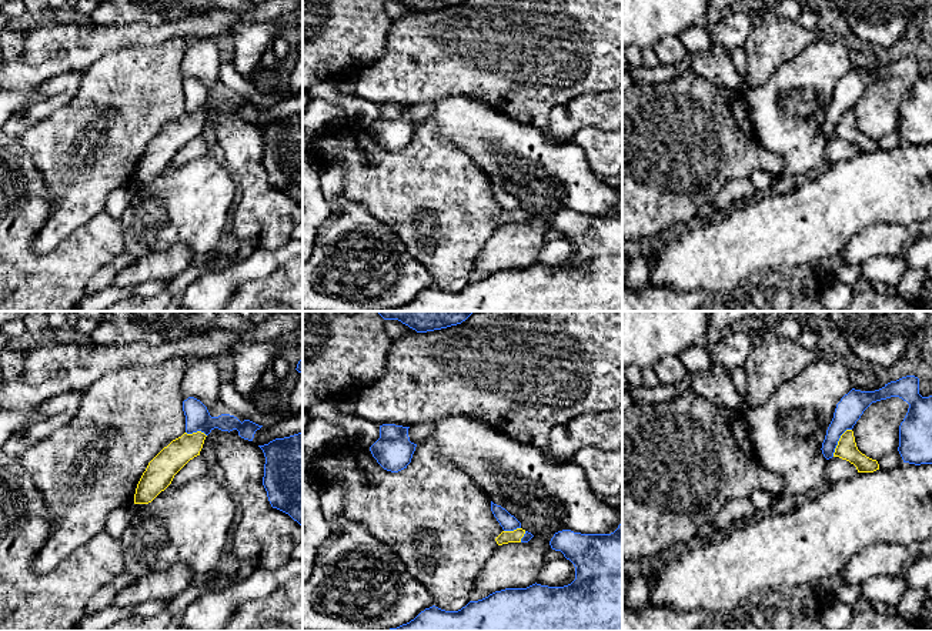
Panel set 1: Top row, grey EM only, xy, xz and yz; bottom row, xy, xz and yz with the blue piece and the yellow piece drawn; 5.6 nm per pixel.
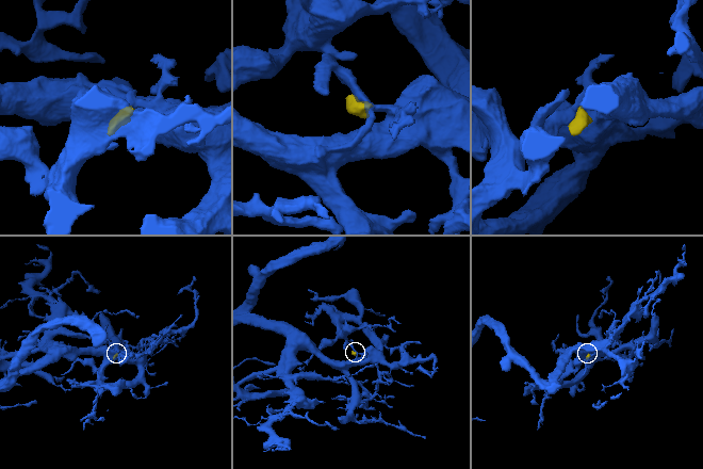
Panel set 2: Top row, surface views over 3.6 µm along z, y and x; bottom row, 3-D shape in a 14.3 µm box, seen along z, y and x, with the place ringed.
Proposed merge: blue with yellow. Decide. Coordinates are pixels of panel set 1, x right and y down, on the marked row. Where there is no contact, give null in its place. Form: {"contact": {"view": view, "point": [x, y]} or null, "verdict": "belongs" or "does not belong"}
{"contact": {"view": "yz", "point": [838, 440]}, "verdict": "belongs"}

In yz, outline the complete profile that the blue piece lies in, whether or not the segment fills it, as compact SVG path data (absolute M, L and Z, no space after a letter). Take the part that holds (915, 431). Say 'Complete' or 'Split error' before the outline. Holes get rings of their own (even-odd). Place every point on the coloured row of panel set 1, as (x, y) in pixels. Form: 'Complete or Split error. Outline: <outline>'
Split error. Outline: M915 375L891 381L875 391L852 388L845 394L836 404L834 418L826 430L821 448L824 457L846 460L856 467L858 473L879 470L876 460L858 450L852 428L872 403L891 397L899 397L909 404L899 425L898 451L903 463L932 464L932 395L922 397L919 394L919 378Z

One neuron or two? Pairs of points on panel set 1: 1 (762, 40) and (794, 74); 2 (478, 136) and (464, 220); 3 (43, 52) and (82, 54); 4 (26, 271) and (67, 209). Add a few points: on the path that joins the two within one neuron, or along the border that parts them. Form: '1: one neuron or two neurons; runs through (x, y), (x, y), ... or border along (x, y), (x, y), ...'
1: two neurons; border along (811, 43), (758, 84)
2: two neurons; border along (448, 140), (490, 182)
3: one neuron; runs through (53, 52), (57, 54), (72, 54)
4: two neurons; border along (66, 237), (47, 253), (34, 253), (32, 250)

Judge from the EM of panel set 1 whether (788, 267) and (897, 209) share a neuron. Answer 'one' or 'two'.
one

